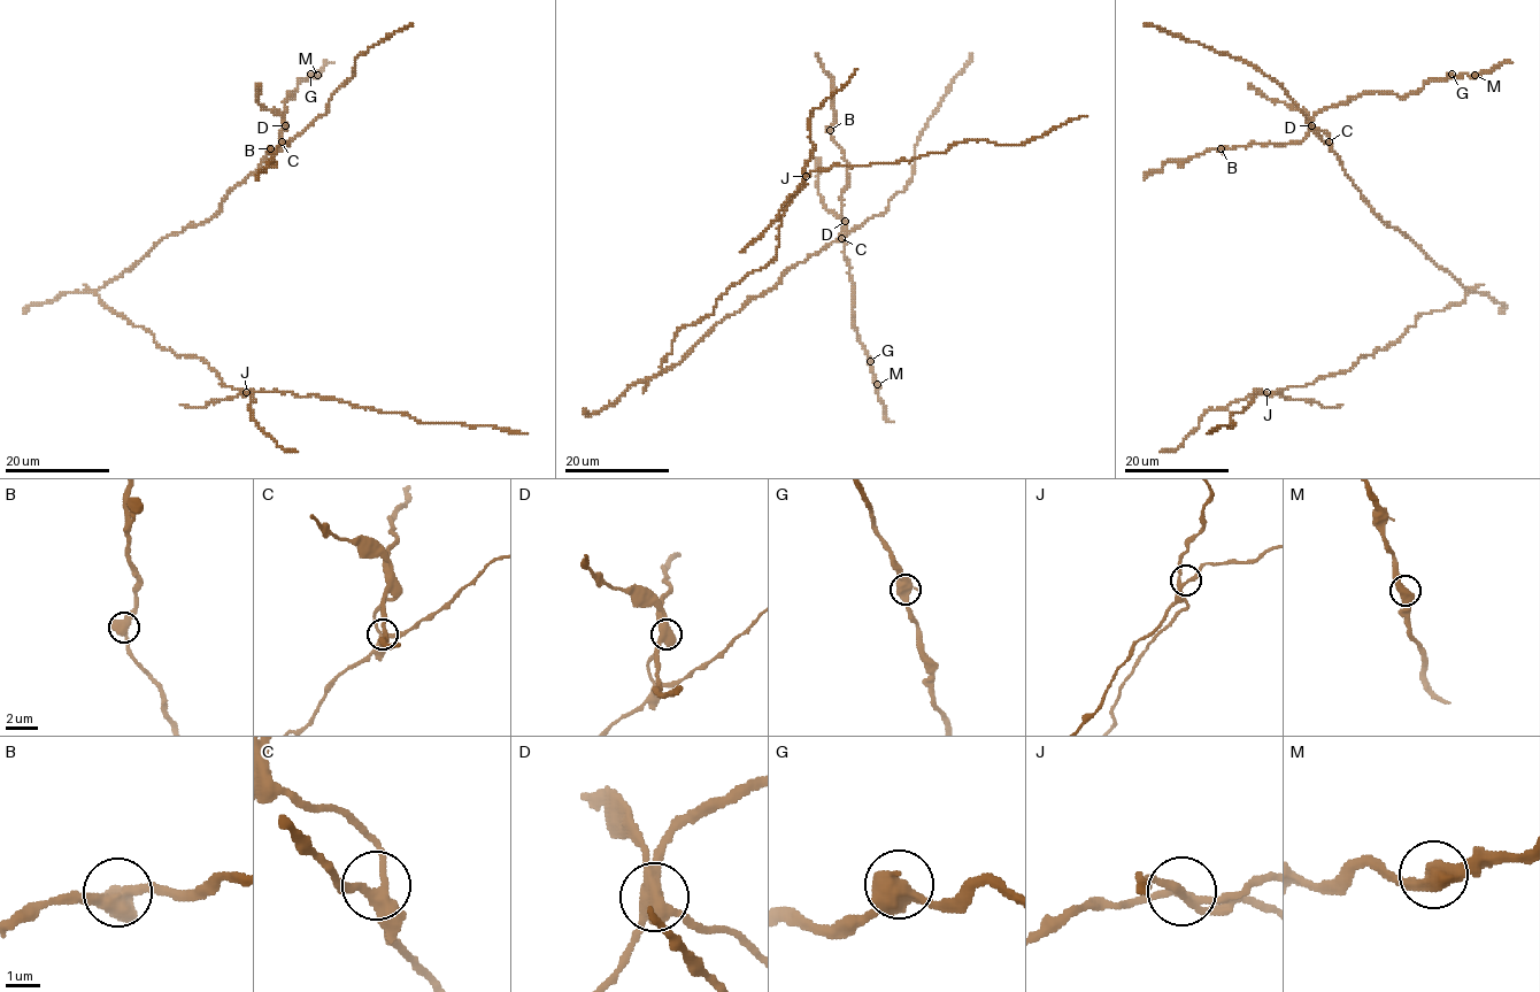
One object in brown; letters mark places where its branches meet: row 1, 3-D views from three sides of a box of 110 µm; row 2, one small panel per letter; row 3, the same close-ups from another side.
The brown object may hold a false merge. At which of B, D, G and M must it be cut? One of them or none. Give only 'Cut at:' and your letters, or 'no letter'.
Cut at: D

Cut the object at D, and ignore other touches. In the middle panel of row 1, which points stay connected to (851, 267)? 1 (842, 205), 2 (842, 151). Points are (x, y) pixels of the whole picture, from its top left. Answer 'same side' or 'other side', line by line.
1: same side
2: same side

